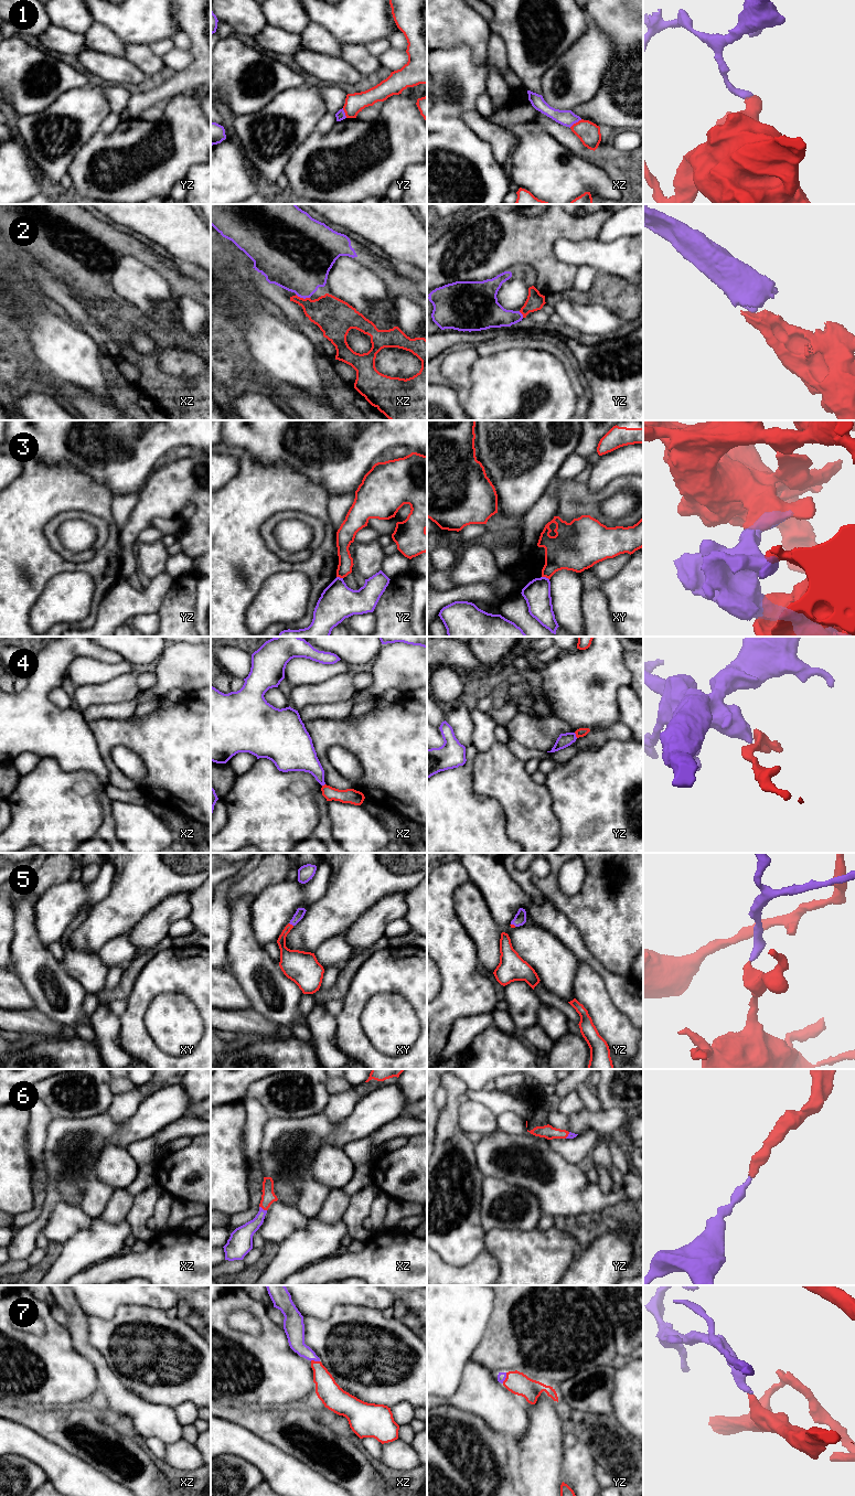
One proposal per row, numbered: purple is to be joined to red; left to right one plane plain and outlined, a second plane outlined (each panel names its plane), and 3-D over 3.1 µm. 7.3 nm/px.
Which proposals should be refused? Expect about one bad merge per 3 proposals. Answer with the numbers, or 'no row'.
1, 3, 4

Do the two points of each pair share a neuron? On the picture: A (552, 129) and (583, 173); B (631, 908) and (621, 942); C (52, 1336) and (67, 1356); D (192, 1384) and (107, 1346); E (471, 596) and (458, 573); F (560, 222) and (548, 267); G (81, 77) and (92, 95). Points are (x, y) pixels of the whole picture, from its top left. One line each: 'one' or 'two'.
A: two
B: one
C: one
D: one
E: two
F: one
G: two

